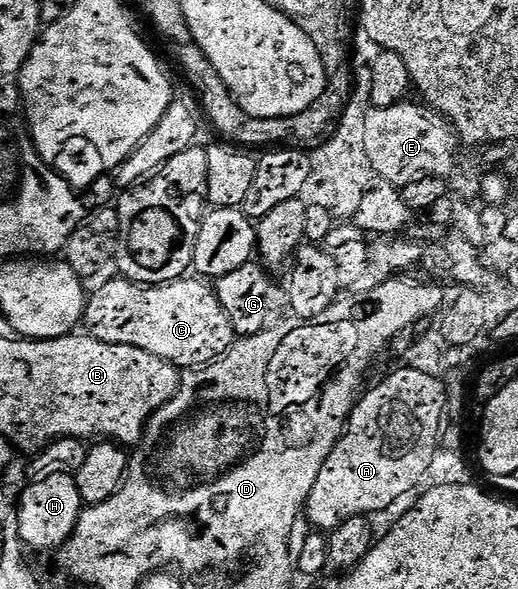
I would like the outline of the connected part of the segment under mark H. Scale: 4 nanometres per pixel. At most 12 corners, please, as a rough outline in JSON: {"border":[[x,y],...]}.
{"border":[[53,471],[18,497],[29,550],[59,550],[82,512],[77,478]]}

